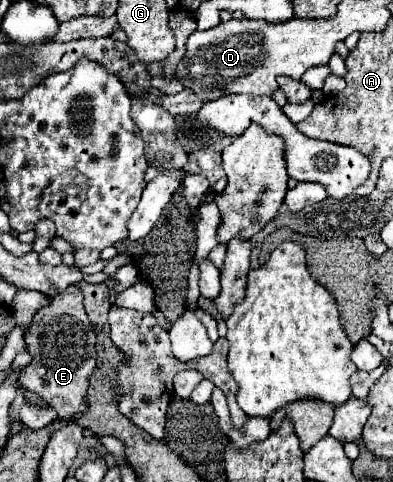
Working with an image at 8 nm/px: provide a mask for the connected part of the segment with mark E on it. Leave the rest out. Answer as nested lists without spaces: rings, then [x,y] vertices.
[[[69,286],[63,294],[51,300],[51,306],[41,308],[35,314],[33,324],[25,332],[25,342],[33,354],[33,362],[25,368],[21,386],[37,392],[63,420],[85,412],[87,380],[95,370],[95,338],[95,330],[83,312],[83,294],[75,286]]]

